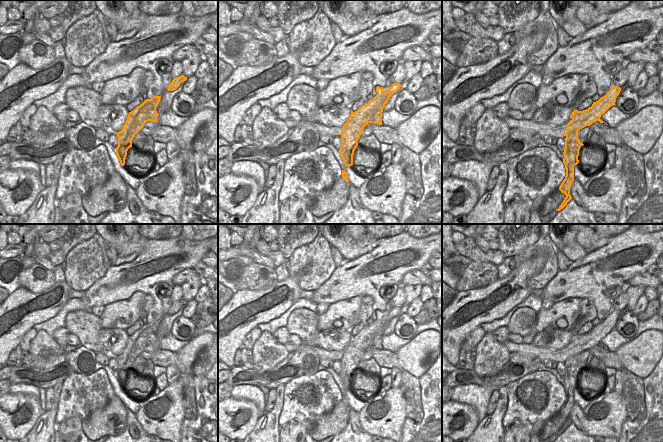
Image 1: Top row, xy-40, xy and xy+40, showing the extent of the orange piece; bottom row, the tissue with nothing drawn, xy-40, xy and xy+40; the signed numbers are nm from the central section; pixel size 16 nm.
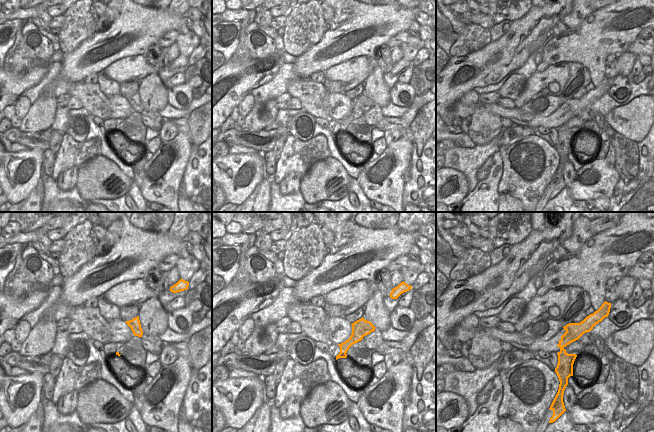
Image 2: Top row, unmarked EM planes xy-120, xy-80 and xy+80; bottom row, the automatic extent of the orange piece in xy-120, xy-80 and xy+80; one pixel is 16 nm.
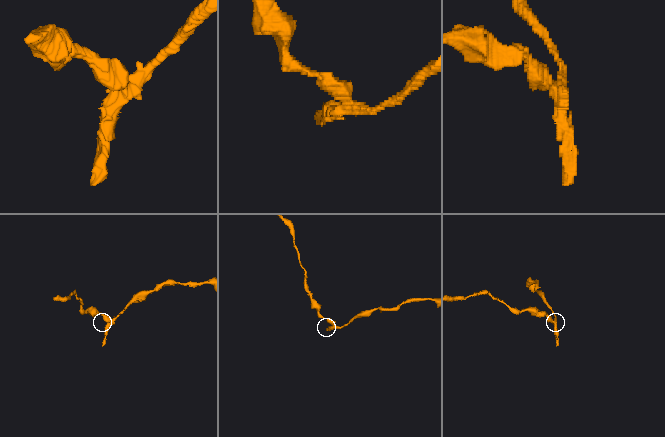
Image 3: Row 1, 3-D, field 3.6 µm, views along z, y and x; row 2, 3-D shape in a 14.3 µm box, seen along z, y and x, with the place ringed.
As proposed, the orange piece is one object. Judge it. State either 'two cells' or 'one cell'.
two cells

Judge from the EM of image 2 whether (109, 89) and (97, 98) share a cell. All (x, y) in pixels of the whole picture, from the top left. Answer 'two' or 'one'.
two

